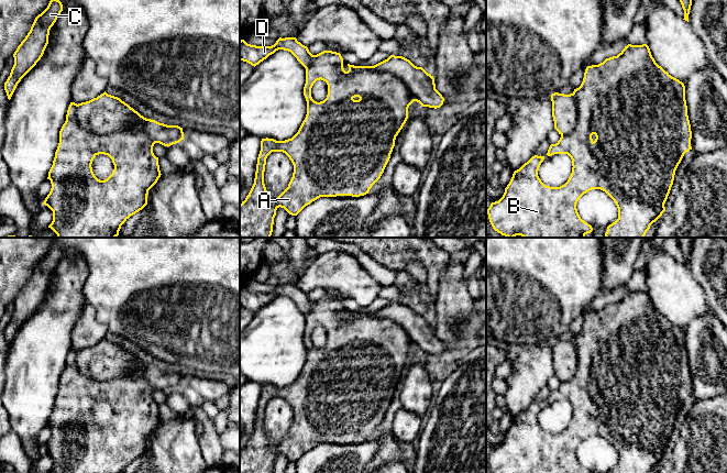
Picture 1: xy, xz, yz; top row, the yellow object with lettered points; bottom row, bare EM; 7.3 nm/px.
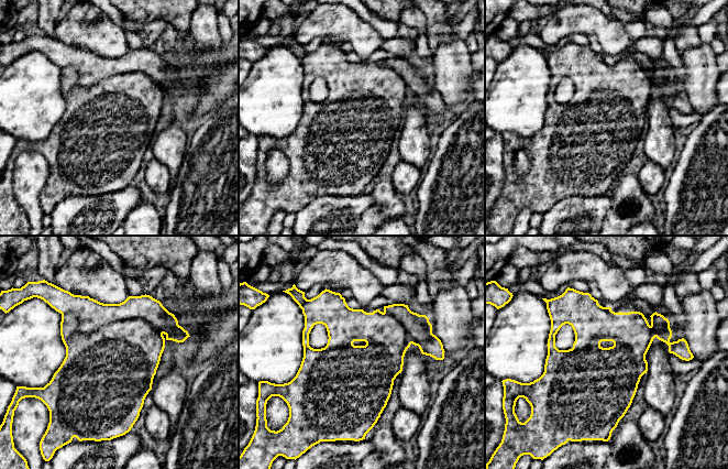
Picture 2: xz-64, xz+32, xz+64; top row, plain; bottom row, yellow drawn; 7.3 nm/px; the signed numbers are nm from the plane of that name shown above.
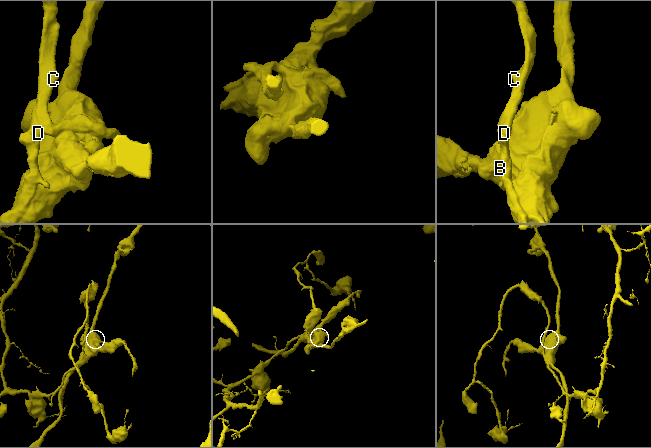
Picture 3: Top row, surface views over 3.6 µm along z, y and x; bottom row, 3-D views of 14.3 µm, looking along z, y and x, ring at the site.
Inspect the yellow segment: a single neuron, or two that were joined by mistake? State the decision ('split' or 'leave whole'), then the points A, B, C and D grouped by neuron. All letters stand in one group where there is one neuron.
leave whole; A B C D

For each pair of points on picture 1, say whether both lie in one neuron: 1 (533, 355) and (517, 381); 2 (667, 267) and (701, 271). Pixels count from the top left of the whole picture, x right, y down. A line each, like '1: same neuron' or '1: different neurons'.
1: same neuron
2: different neurons

